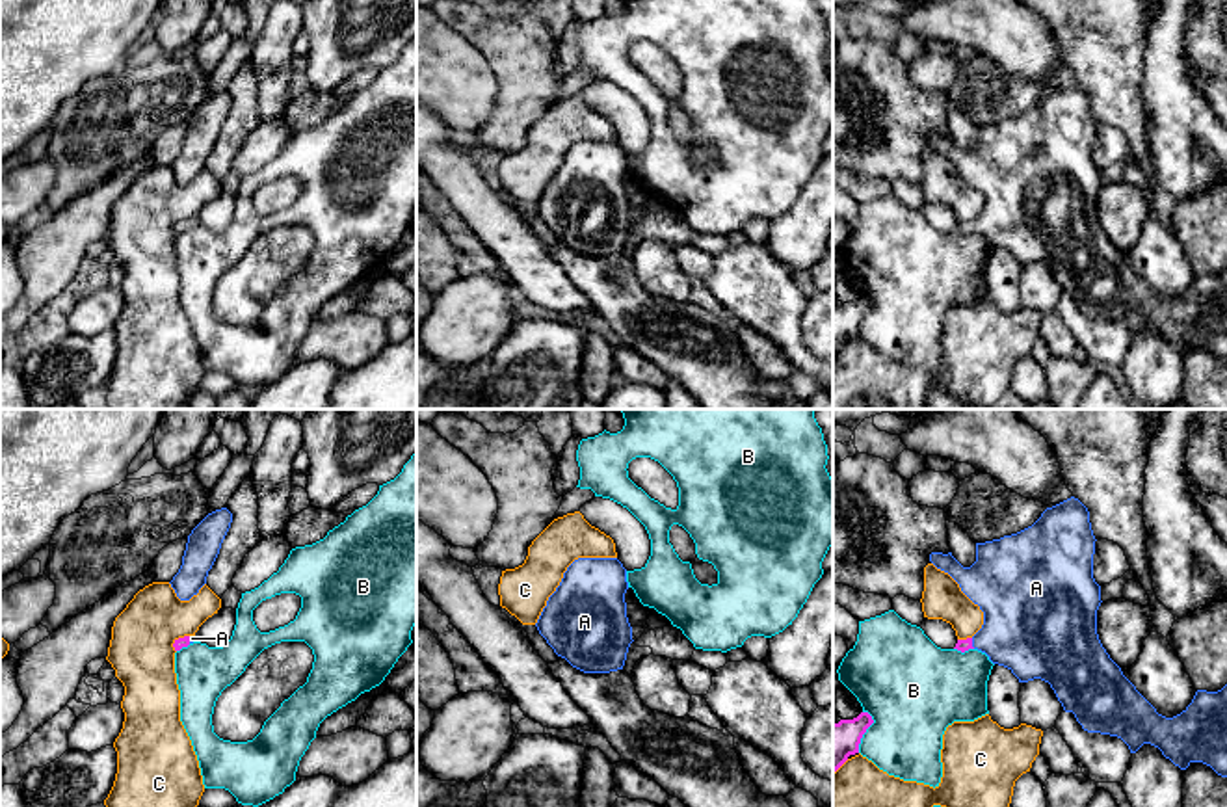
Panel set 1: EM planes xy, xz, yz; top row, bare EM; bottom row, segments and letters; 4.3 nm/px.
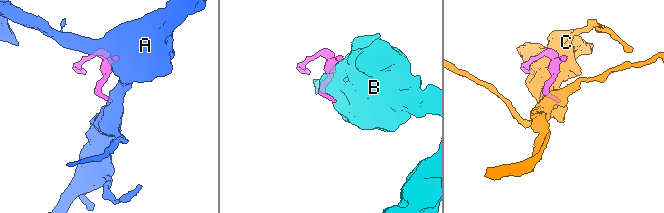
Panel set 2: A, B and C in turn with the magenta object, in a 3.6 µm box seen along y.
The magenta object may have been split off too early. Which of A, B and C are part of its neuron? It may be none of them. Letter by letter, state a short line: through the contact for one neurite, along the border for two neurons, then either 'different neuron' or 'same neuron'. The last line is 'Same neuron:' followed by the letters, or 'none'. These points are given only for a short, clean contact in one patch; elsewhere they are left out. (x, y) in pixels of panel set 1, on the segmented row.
A: line yz (962, 646), (971, 644), (1027, 629); same neuron
B: different neuron
C: different neuron
Same neuron: A

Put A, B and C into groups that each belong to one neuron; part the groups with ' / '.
A / B / C

